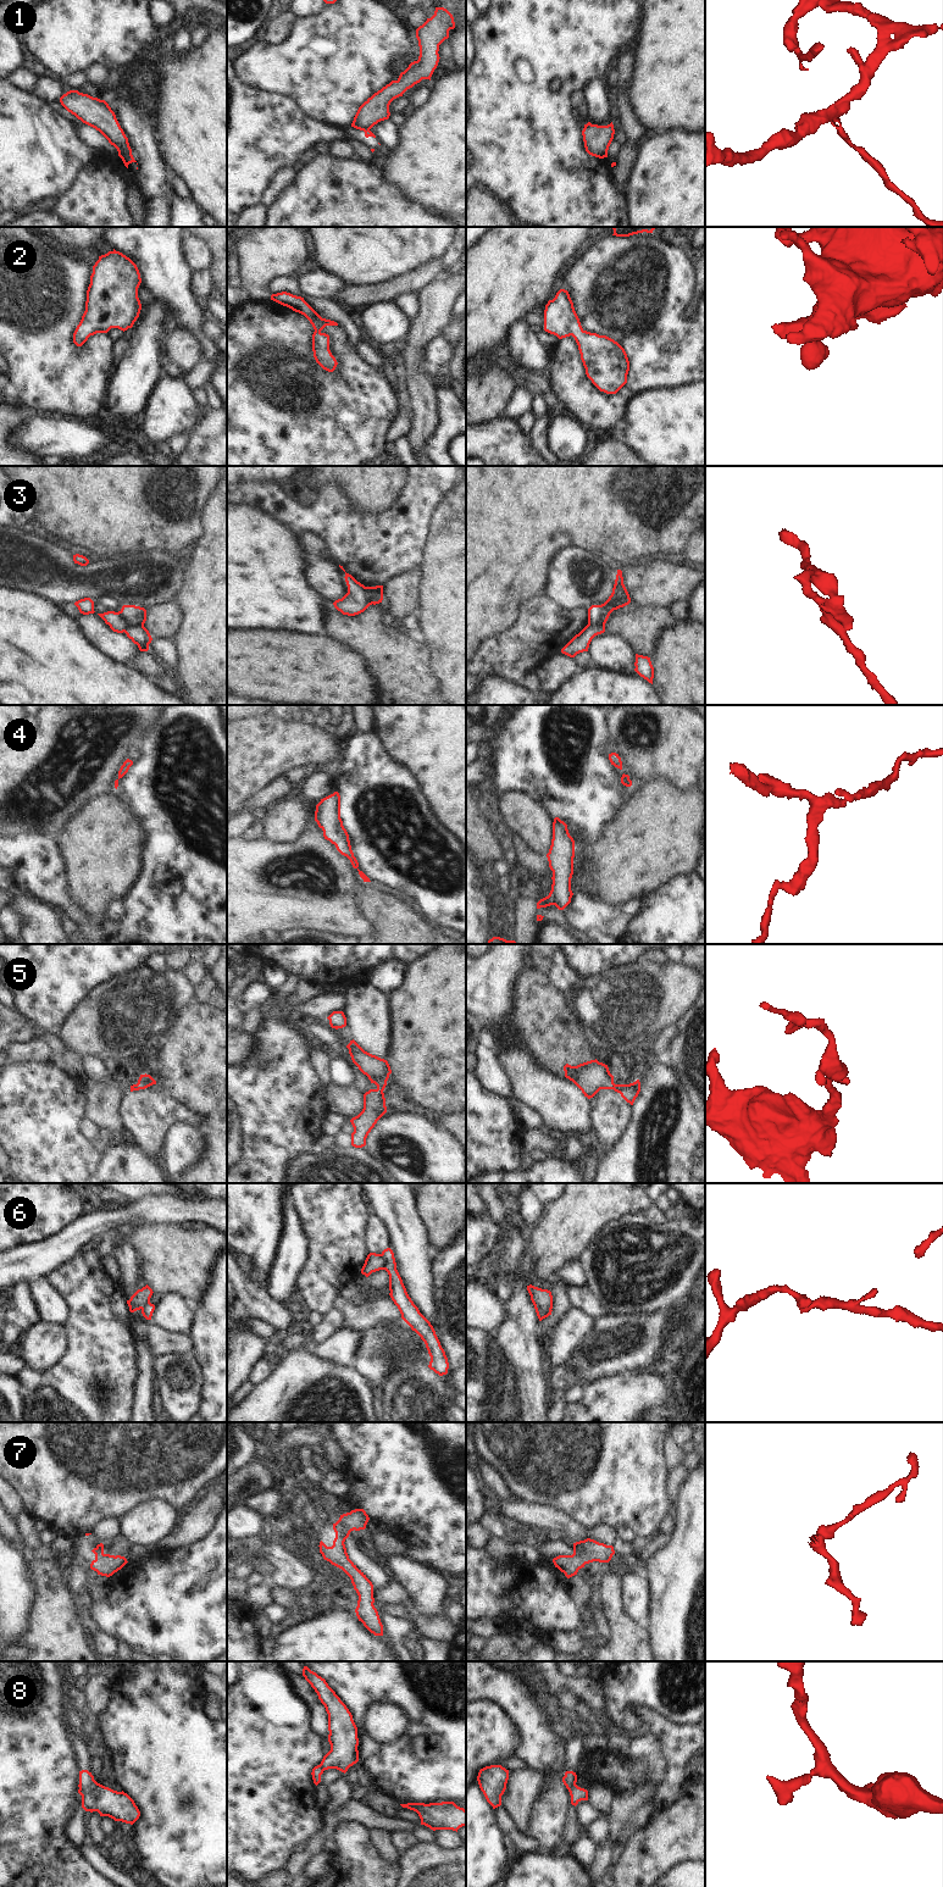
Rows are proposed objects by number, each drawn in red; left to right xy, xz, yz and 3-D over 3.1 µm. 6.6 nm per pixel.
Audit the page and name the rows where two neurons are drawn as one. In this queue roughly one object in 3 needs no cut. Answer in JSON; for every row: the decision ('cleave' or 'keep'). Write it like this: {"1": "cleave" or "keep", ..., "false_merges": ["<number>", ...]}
{"1": "cleave", "2": "keep", "3": "cleave", "4": "keep", "5": "keep", "6": "cleave", "7": "keep", "8": "cleave", "false_merges": ["1", "3", "6", "8"]}

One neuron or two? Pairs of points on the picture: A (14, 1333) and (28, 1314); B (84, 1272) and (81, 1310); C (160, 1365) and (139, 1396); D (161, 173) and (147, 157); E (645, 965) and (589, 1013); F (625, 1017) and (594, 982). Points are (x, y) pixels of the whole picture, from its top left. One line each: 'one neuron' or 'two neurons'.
A: one neuron
B: one neuron
C: two neurons
D: one neuron
E: one neuron
F: one neuron

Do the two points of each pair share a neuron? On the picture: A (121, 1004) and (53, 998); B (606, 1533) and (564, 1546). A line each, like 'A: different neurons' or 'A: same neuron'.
A: different neurons
B: different neurons

